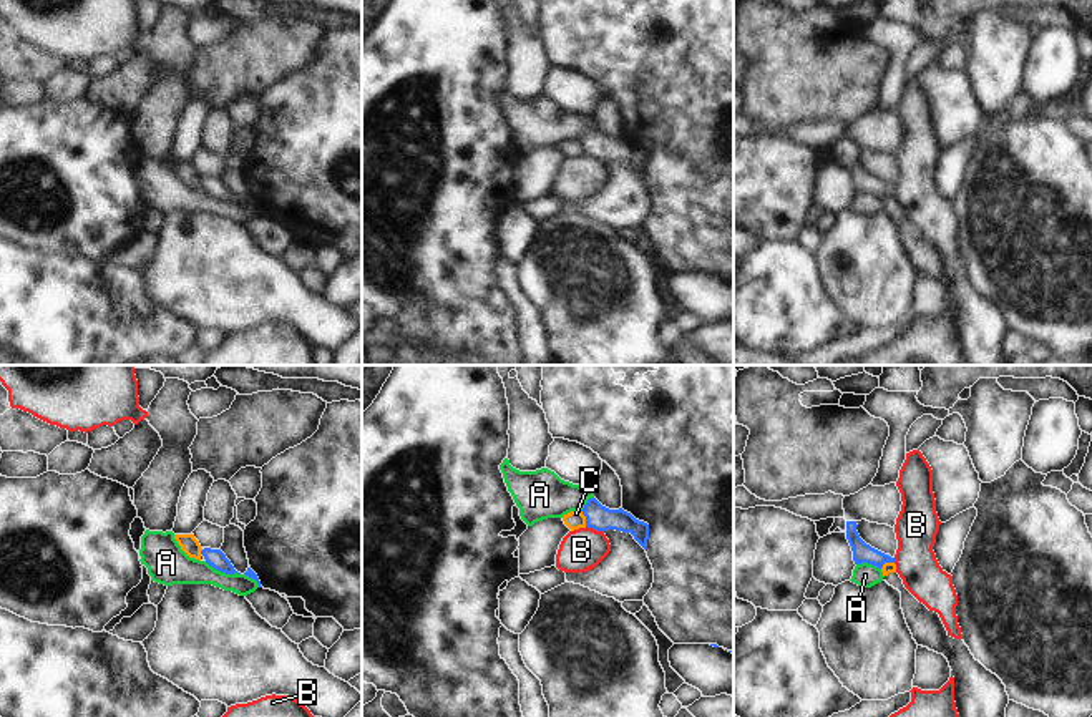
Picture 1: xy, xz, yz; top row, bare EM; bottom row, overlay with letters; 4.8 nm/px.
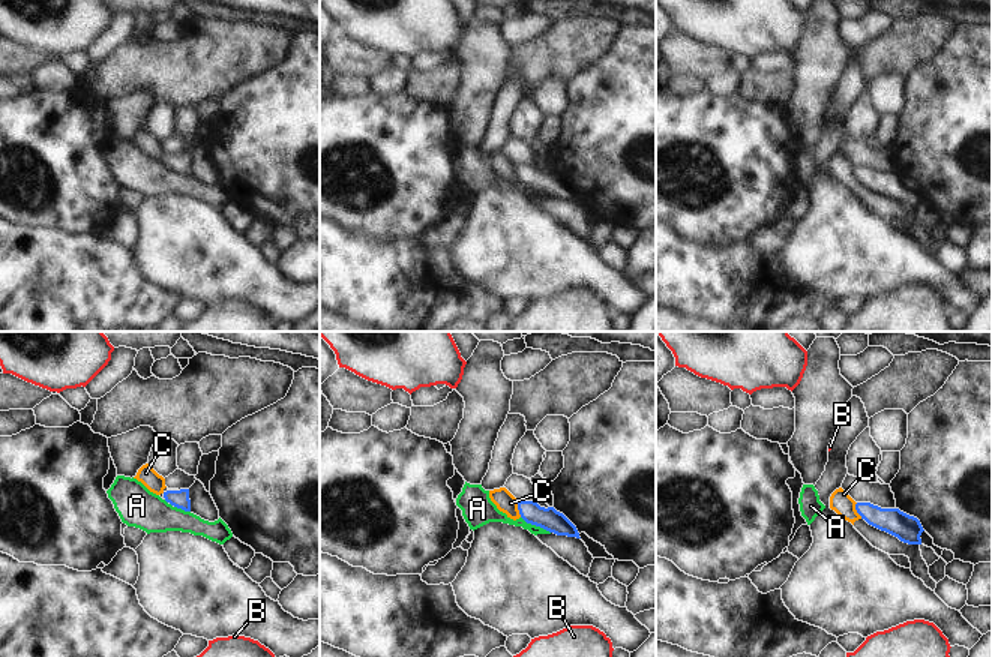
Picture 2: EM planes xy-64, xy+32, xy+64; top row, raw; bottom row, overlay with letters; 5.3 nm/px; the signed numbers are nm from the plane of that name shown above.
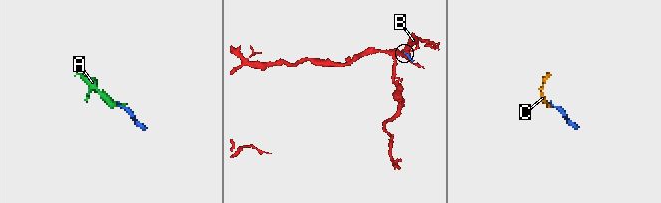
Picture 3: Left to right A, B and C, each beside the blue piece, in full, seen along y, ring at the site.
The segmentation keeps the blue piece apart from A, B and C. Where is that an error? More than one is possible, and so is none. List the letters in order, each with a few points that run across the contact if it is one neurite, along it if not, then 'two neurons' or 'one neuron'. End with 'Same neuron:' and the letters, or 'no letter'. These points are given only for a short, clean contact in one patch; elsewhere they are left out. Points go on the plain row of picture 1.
A: line xy (204, 190), (221, 199), (239, 203); two neurons
B: line xz (586, 153), (603, 160); two neurons
C: line xz (581, 138), (586, 153); two neurons
Same neuron: no letter

